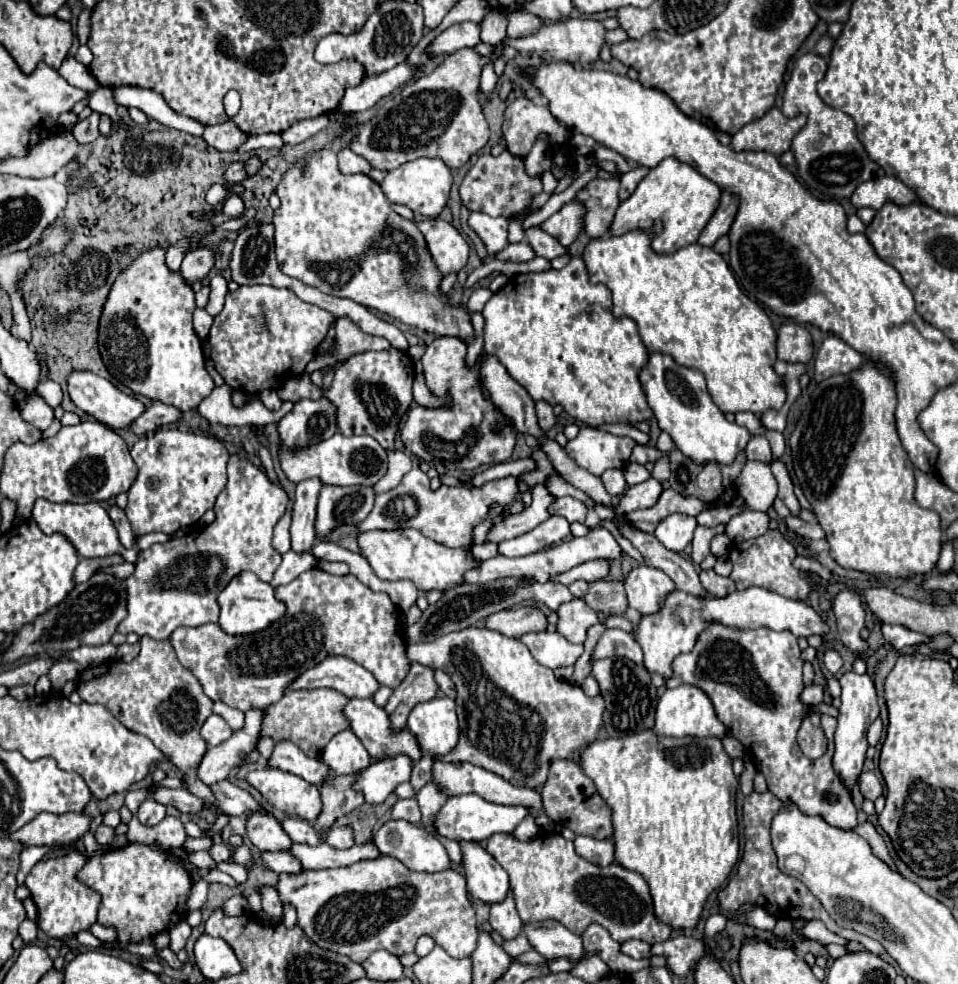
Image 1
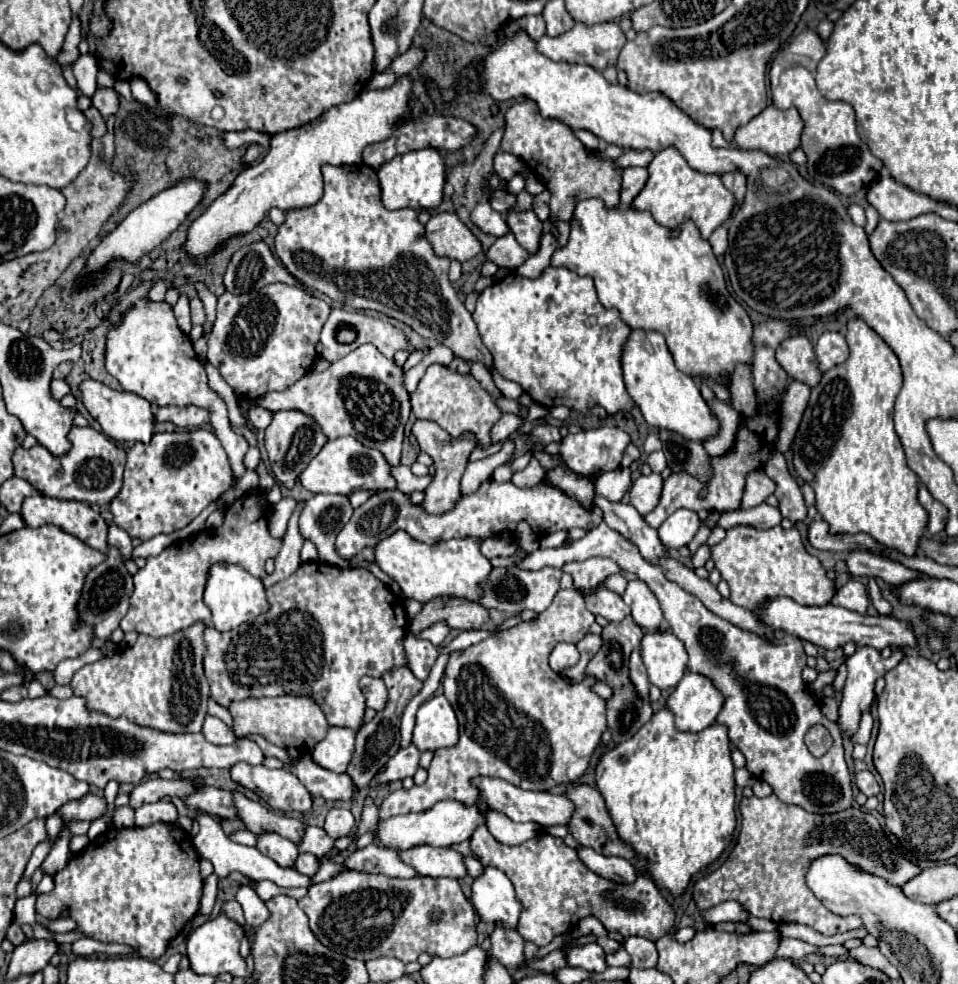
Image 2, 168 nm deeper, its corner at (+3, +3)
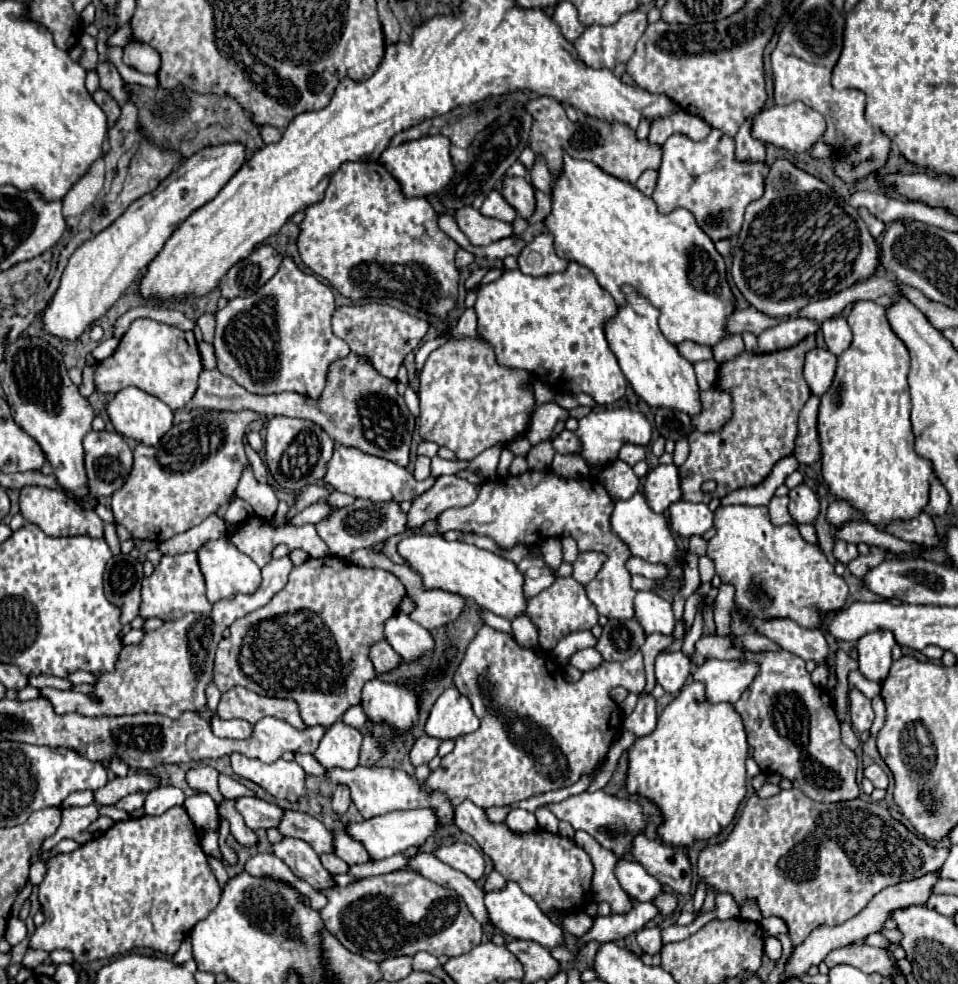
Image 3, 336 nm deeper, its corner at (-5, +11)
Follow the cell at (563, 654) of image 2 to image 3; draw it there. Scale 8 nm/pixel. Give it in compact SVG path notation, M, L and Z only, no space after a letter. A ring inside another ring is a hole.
M586 648L584 652L576 652L576 656L570 658L570 664L576 666L582 672L590 672L602 664L602 656L596 652L596 648Z

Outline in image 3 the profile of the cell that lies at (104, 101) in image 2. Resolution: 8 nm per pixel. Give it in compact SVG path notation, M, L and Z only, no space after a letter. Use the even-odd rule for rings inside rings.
M110 60L98 62L96 72L98 72L98 76L100 76L100 88L106 90L108 94L112 94L118 104L124 104L124 102L128 100L128 94L124 92L124 80L122 80L122 76L118 74L116 66L114 66Z

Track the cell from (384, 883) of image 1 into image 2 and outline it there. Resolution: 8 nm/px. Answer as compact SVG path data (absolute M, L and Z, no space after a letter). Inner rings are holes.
M340 870L334 878L310 886L308 894L298 900L298 906L308 914L310 930L324 946L336 946L336 952L364 962L376 956L394 956L402 962L412 962L420 952L450 958L476 946L476 914L472 922L472 904L454 878L390 878L384 874Z

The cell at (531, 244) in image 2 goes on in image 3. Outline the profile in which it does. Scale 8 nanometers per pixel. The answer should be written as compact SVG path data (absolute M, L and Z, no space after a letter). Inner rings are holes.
M504 176L502 178L502 188L500 194L508 200L508 204L512 204L512 208L524 218L528 220L534 212L536 200L534 200L534 188L526 178L518 178L518 176Z

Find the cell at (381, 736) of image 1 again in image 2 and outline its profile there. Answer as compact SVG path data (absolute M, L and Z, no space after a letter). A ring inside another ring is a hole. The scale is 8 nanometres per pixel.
M306 562L292 576L266 588L270 610L258 616L252 624L242 624L228 632L218 632L212 626L204 630L204 672L212 684L210 696L220 706L230 706L246 698L264 696L312 696L326 714L330 726L346 726L358 732L364 724L366 700L356 690L358 680L366 676L384 676L394 668L408 666L404 652L404 636L408 630L408 616L404 602L392 594L386 584L364 568L336 568L324 562Z

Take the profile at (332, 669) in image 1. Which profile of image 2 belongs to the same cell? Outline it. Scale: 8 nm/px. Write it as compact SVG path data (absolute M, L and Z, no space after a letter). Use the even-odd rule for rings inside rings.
M362 676L360 678L360 690L366 698L366 704L374 710L384 708L386 704L386 686L382 678L372 678L372 676Z

